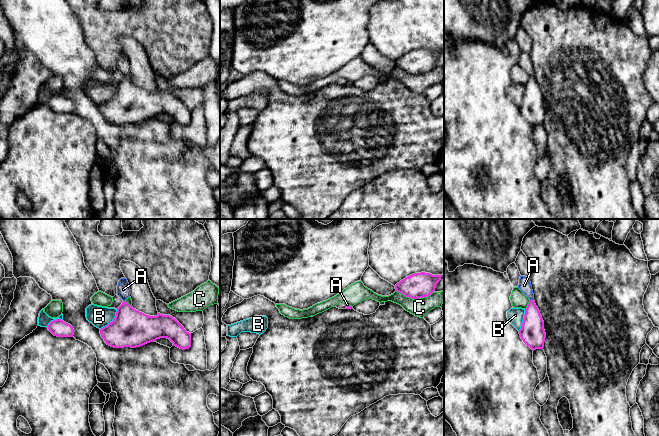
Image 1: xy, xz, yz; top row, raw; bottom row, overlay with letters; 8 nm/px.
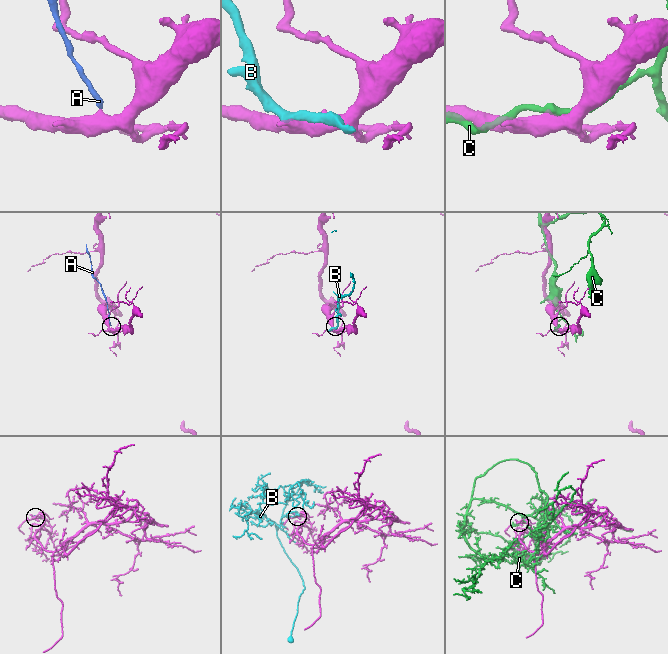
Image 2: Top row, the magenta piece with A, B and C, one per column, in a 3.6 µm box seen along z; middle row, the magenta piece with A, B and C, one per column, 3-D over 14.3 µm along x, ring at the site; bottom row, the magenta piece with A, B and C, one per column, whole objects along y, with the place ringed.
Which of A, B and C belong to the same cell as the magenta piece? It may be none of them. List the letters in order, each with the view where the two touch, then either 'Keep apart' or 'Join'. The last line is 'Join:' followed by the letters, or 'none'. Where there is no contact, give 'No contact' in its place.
A: Touches magenta in yz. Join
B: Touches magenta in xy. Keep apart
C: Touches magenta in xz. Keep apart
Join: A

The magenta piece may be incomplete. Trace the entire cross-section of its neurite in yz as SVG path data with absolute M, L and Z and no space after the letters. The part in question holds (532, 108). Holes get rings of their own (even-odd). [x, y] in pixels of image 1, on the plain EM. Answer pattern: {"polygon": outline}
{"polygon": "M520 52L518 64L529 74L519 110L523 118L533 127L543 125L546 114L544 97L534 77L530 54Z"}

